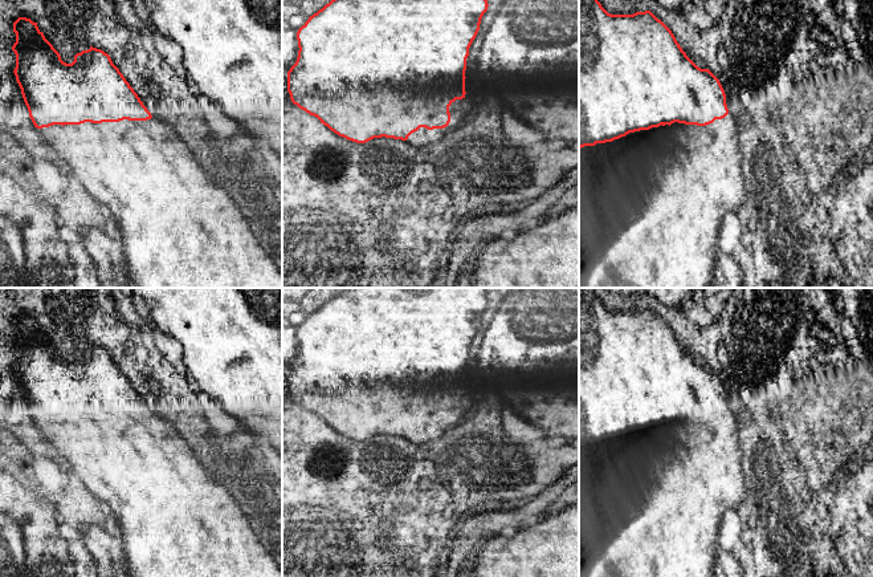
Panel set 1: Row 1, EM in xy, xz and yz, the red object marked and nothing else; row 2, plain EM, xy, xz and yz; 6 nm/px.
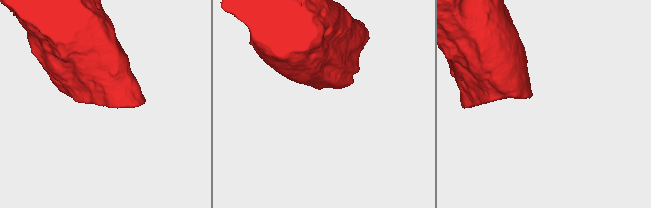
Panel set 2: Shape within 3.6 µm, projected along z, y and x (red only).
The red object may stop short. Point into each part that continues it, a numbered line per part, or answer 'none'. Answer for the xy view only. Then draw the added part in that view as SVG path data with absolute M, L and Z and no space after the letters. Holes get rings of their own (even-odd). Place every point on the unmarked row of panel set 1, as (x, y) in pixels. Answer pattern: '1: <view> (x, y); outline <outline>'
1: xy (176, 520); outline M160 417L53 422L38 430L70 462L89 491L115 515L128 577L282 577L229 489L216 481L175 427Z

